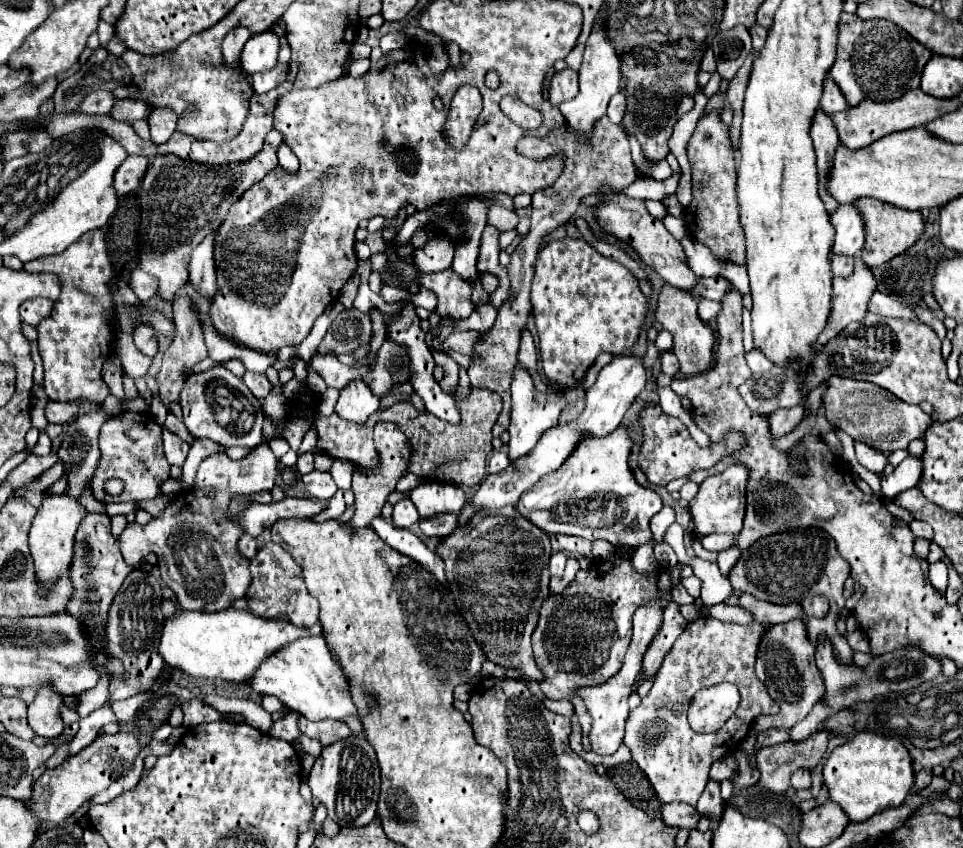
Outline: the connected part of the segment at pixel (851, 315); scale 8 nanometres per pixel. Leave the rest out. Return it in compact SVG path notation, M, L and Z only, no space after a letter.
M860 253L854 259L860 261L860 265L854 267L854 273L850 277L834 277L832 315L828 317L828 327L818 339L822 345L834 339L848 323L862 321L868 313L868 301L878 289L878 281L872 275L870 267L860 259Z

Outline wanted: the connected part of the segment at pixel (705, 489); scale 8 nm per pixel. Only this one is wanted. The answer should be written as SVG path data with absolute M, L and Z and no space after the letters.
M732 465L720 475L708 477L702 485L698 495L690 501L690 515L694 517L696 533L710 535L710 533L740 533L744 513L746 513L746 483L750 477L750 469L744 465Z

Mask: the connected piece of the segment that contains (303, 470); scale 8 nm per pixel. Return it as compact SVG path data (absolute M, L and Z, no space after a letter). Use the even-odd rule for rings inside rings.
M308 451L308 453L302 453L298 457L298 463L296 463L296 469L300 475L306 475L310 471L314 471L314 455Z

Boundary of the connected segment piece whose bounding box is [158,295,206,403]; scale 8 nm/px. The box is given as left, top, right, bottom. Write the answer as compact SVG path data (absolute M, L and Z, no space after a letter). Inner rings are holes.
M182 295L182 297L172 301L172 315L174 315L174 323L176 323L176 337L170 343L170 347L166 349L162 369L158 373L158 387L160 387L162 403L178 401L180 387L184 385L182 371L192 369L196 363L200 363L206 357L206 343L204 343L204 337L202 337L202 325L198 321L198 315L192 307L192 299L188 295Z

